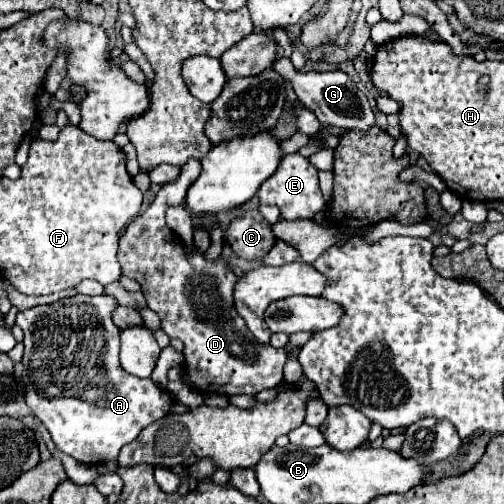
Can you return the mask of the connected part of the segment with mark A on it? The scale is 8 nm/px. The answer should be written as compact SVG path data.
M74 296L50 306L18 312L16 324L24 330L24 388L26 404L34 416L48 428L58 450L82 464L98 464L116 460L120 450L138 438L138 434L152 422L170 414L172 396L156 386L152 378L130 376L120 364L120 328L112 322L116 300L112 296Z

